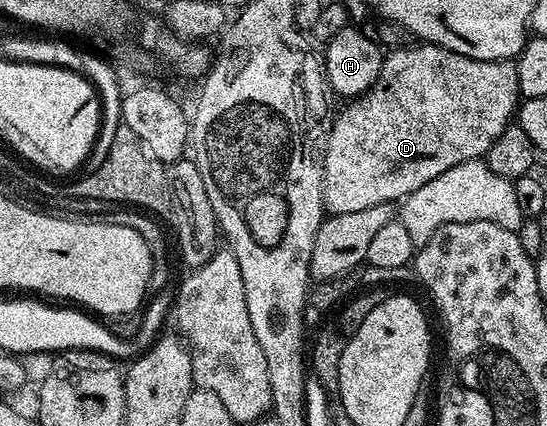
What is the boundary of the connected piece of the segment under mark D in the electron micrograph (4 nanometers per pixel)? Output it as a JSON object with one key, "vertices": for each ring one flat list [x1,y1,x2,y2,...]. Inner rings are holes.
{"vertices":[[414,43,411,49,398,49,395,53,387,52,382,59,380,75,376,83,367,93,355,97,342,114,335,116,330,122,330,132,326,134,326,147,322,154,324,167,324,183,322,184,322,203,331,214,348,211,364,211,364,207,376,207,380,203,398,203,426,183,444,174,449,168,468,160,485,158,486,152,496,143,496,139,504,132,506,126,515,120,516,110,520,104,518,92,518,67,513,60,509,61,477,61,468,59,468,55,460,55,456,51,448,51,439,45]]}

